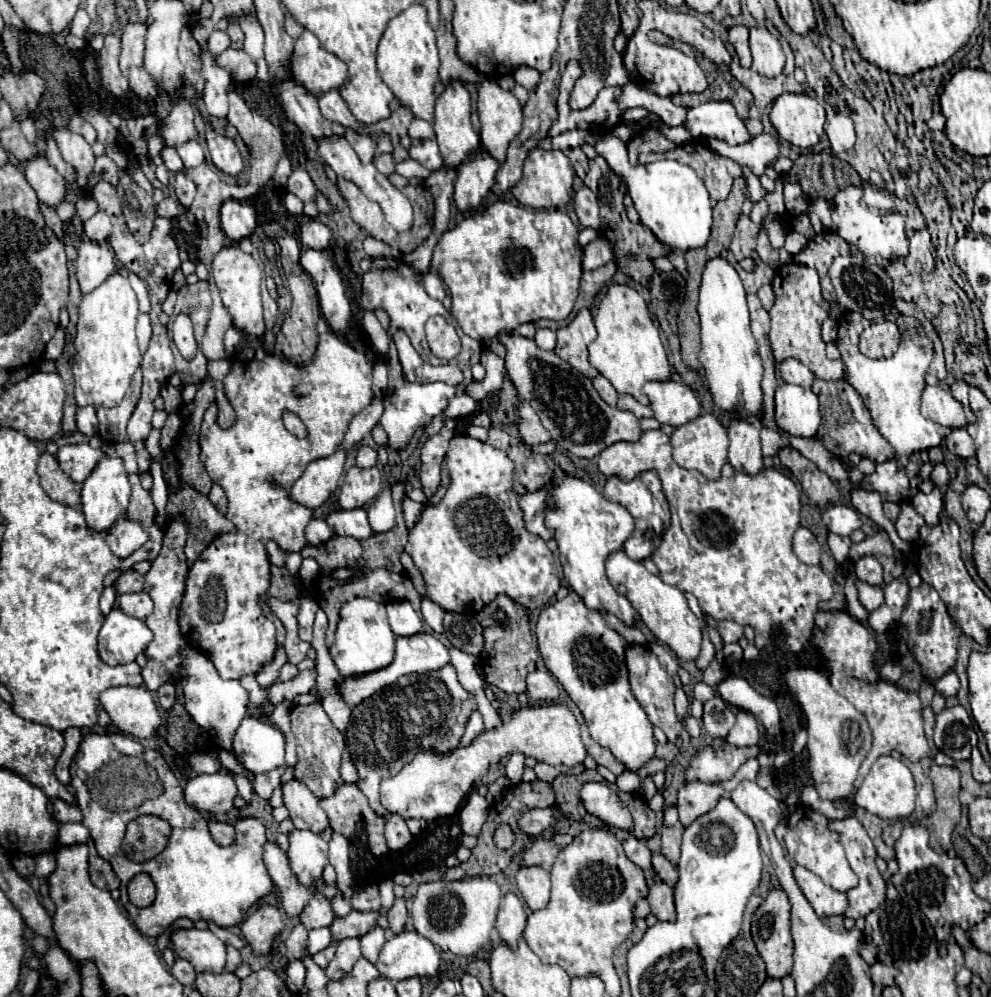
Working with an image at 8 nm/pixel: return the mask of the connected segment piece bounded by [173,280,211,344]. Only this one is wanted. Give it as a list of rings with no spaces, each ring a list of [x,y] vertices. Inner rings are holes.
[[[199,280],[197,284],[185,284],[179,290],[179,298],[175,304],[175,316],[177,314],[187,314],[195,326],[195,340],[201,344],[201,338],[207,328],[209,320],[209,310],[211,310],[211,294],[209,294],[209,284]]]

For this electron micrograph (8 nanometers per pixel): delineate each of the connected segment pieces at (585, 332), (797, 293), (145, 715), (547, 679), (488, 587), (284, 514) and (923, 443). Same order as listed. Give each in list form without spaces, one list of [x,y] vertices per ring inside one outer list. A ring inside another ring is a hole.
[[[581,310],[573,322],[565,328],[557,330],[557,348],[555,354],[569,362],[575,370],[579,370],[587,378],[595,378],[599,372],[589,364],[587,344],[595,340],[595,324],[589,310]]]
[[[783,264],[775,270],[773,290],[775,290],[775,304],[769,310],[771,316],[769,340],[777,364],[793,356],[801,360],[821,380],[843,380],[845,378],[843,362],[829,360],[825,354],[825,342],[821,340],[821,324],[827,318],[827,312],[821,306],[823,298],[821,298],[817,272],[813,268],[799,264]]]
[[[115,686],[99,696],[113,724],[135,738],[153,738],[163,724],[159,704],[145,686]]]
[[[531,672],[527,676],[527,696],[533,700],[557,700],[559,698],[559,686],[551,672]]]
[[[455,436],[445,459],[449,466],[449,490],[439,504],[425,504],[405,546],[405,552],[423,576],[425,596],[445,612],[477,612],[497,594],[507,594],[529,610],[549,604],[561,587],[563,572],[555,569],[555,558],[547,544],[523,528],[523,514],[517,504],[519,496],[513,492],[513,462],[509,456],[471,436]]]
[[[225,246],[213,258],[213,278],[221,292],[223,306],[233,318],[233,326],[245,334],[245,344],[233,356],[229,356],[231,368],[223,380],[225,396],[237,414],[235,424],[227,430],[219,428],[215,422],[217,406],[211,404],[201,424],[199,444],[201,444],[201,462],[205,464],[209,478],[225,490],[225,496],[229,500],[225,516],[235,524],[235,532],[219,534],[189,568],[185,580],[185,596],[179,610],[179,624],[189,646],[205,652],[223,680],[239,680],[245,674],[257,674],[257,670],[269,664],[277,648],[275,624],[269,622],[261,610],[261,596],[265,596],[271,578],[267,542],[269,540],[277,542],[283,552],[301,552],[307,546],[305,528],[313,520],[315,510],[293,502],[289,492],[293,484],[299,480],[299,476],[305,472],[309,462],[325,458],[331,452],[335,452],[351,420],[371,402],[373,392],[371,392],[371,364],[367,362],[365,354],[353,350],[343,338],[335,336],[333,332],[325,332],[319,336],[315,356],[309,364],[297,366],[291,364],[287,358],[269,354],[265,350],[263,346],[265,324],[261,318],[263,270],[259,268],[259,264],[253,260],[251,254],[245,254],[239,246]],[[283,412],[293,412],[303,420],[303,424],[309,430],[309,436],[305,440],[295,438],[283,426]]]
[[[845,312],[839,318],[839,336],[837,336],[837,348],[841,352],[841,358],[847,366],[847,382],[861,394],[867,410],[871,412],[871,418],[879,432],[887,438],[887,442],[895,448],[899,467],[904,468],[909,462],[909,457],[917,450],[927,450],[933,446],[939,446],[947,434],[947,428],[941,424],[935,424],[921,416],[921,394],[925,390],[925,374],[929,372],[929,364],[933,358],[933,344],[925,330],[921,328],[921,322],[911,316],[897,314],[893,320],[901,332],[901,342],[897,352],[886,360],[873,360],[863,356],[857,348],[859,334],[863,332],[863,324],[855,324],[851,318],[851,312]]]

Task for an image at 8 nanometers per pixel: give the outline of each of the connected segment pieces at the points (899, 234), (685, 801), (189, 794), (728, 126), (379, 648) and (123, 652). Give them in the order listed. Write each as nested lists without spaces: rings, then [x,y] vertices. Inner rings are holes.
[[[849,186],[839,190],[831,202],[833,210],[833,230],[851,246],[859,248],[859,252],[867,258],[881,258],[885,262],[907,258],[909,256],[909,238],[905,232],[905,216],[903,214],[873,214],[863,204],[863,190],[857,186]]]
[[[687,782],[679,790],[677,798],[677,810],[679,810],[679,820],[683,826],[689,826],[693,820],[699,816],[711,812],[719,798],[727,796],[721,784],[705,784],[705,782]]]
[[[223,770],[217,774],[195,776],[185,786],[187,804],[211,814],[229,812],[233,808],[235,796],[237,796],[235,778]]]
[[[727,100],[705,102],[701,106],[689,108],[685,128],[691,132],[693,138],[719,138],[733,146],[751,140],[745,122],[737,116],[735,106]]]
[[[353,598],[343,604],[341,620],[335,632],[335,644],[329,648],[329,654],[339,668],[341,676],[355,676],[385,668],[391,664],[395,652],[395,634],[387,622],[387,610],[381,602],[373,598]]]
[[[113,608],[99,632],[99,656],[109,666],[127,664],[145,652],[151,640],[153,632],[143,620],[125,614],[121,608]]]

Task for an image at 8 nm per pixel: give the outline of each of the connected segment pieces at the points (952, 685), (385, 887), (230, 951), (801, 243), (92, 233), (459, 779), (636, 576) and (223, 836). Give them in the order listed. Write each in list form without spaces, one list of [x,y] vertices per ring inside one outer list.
[[[949,670],[947,674],[943,674],[943,676],[935,682],[935,688],[937,688],[941,694],[945,694],[947,698],[949,698],[949,696],[955,696],[955,694],[959,692],[959,678],[957,678],[957,674],[955,674],[953,670]]]
[[[391,878],[382,881],[378,885],[381,896],[381,912],[387,912],[387,908],[391,908],[391,904],[393,904],[393,900],[395,900],[393,886],[395,886],[395,884]]]
[[[227,946],[227,968],[225,970],[231,972],[231,974],[235,974],[241,964],[243,964],[243,960],[241,960],[239,950],[235,950],[233,946]]]
[[[789,230],[789,232],[787,232],[785,250],[787,250],[791,256],[799,254],[805,246],[807,246],[807,238],[805,238],[803,234],[799,234],[799,232],[795,232],[795,230]]]
[[[99,210],[93,218],[89,218],[85,224],[85,234],[93,240],[93,242],[105,242],[111,236],[111,220],[109,216]]]
[[[551,704],[521,708],[513,714],[501,714],[501,726],[491,730],[485,728],[469,746],[457,746],[445,754],[437,750],[421,750],[409,764],[401,768],[399,774],[381,782],[381,804],[389,814],[397,814],[405,820],[417,818],[431,822],[441,816],[454,815],[469,794],[473,782],[515,752],[533,756],[537,762],[553,766],[575,766],[587,756],[579,736],[579,722],[567,706]]]
[[[617,550],[613,554],[609,554],[607,562],[607,578],[609,582],[623,594],[627,596],[627,600],[631,602],[631,606],[639,612],[641,620],[645,622],[645,626],[667,646],[671,646],[671,650],[681,658],[681,660],[695,660],[699,656],[701,650],[701,628],[699,628],[699,620],[697,616],[691,612],[685,594],[675,588],[665,584],[659,576],[651,574],[641,562],[629,558],[623,550]]]
[[[211,820],[209,822],[209,832],[213,836],[213,840],[221,846],[229,846],[235,838],[235,828],[231,824],[225,824],[225,822],[217,822],[217,820]]]

